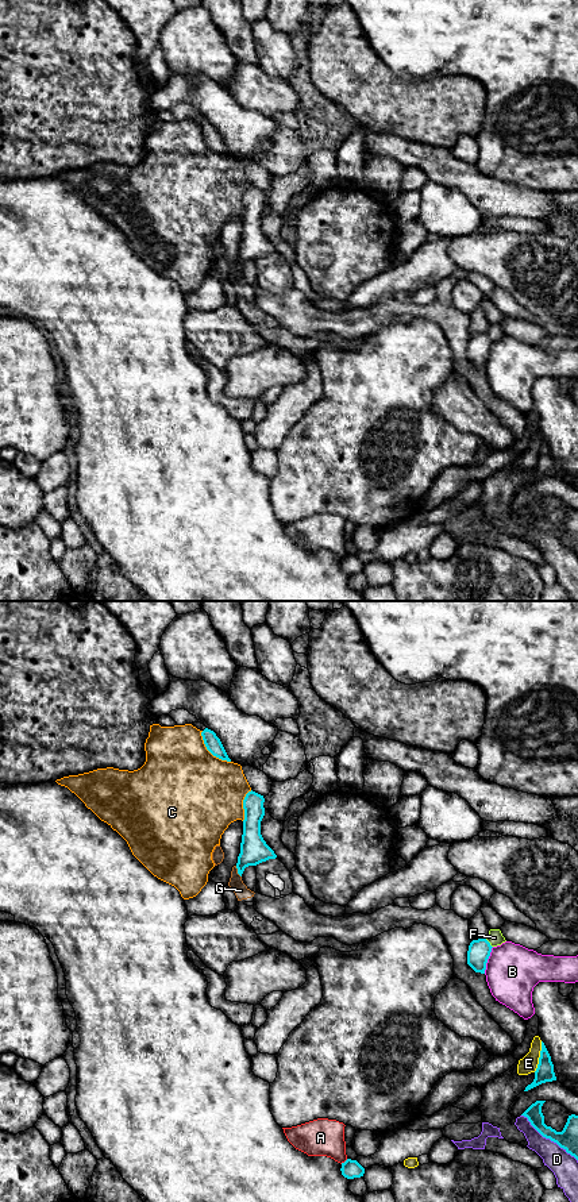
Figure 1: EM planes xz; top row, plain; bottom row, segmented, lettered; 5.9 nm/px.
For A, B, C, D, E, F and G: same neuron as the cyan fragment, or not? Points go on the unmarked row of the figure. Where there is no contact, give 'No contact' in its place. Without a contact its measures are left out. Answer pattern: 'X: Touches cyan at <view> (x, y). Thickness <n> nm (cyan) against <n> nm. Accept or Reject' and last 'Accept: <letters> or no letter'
A: Touches cyan at xz (345, 557). Thickness 110 nm (cyan) against 220 nm. Reject
B: Touches cyan at xz (486, 355). Thickness 130 nm (cyan) against 320 nm. Reject
C: Touches cyan at xz (209, 146). Thickness 90 nm (cyan) against 500 nm. Reject
D: Touches cyan at xz (548, 532). Thickness 120 nm (cyan) against 160 nm. Reject
E: Touches cyan at xz (540, 451). Thickness 110 nm (cyan) against 100 nm. Reject
F: Touches cyan at xz (489, 338). Thickness 130 nm (cyan) against 90 nm. Reject
G: Touches cyan at xz (238, 266). Thickness 160 nm (cyan) against 90 nm. Reject
Accept: no letter

